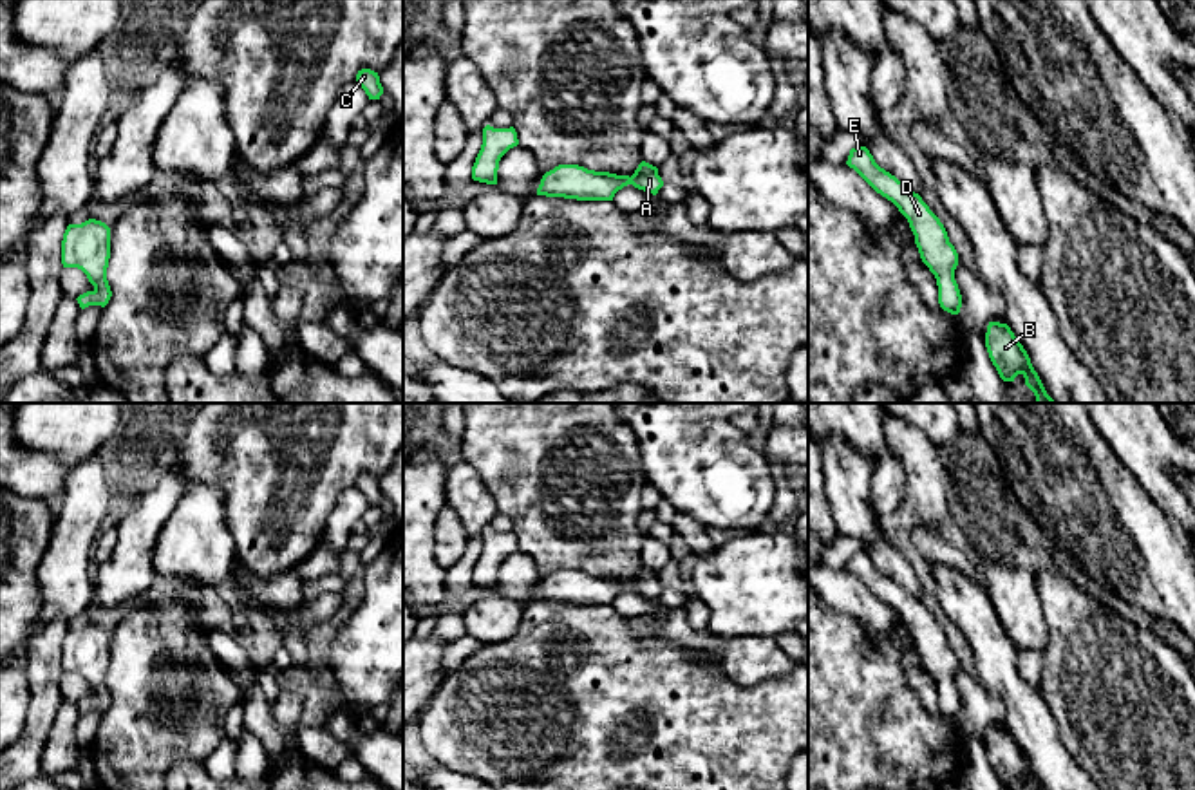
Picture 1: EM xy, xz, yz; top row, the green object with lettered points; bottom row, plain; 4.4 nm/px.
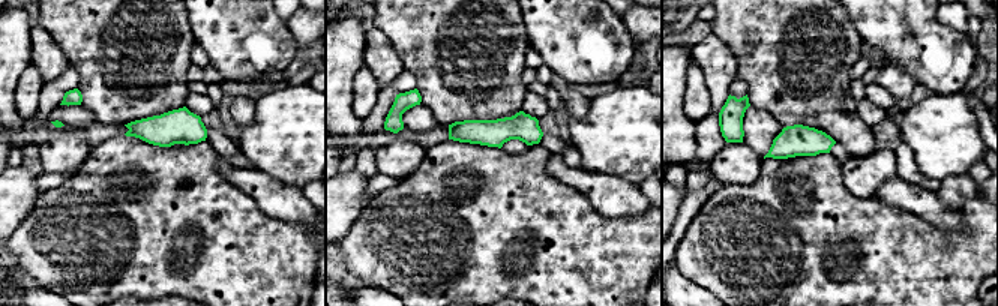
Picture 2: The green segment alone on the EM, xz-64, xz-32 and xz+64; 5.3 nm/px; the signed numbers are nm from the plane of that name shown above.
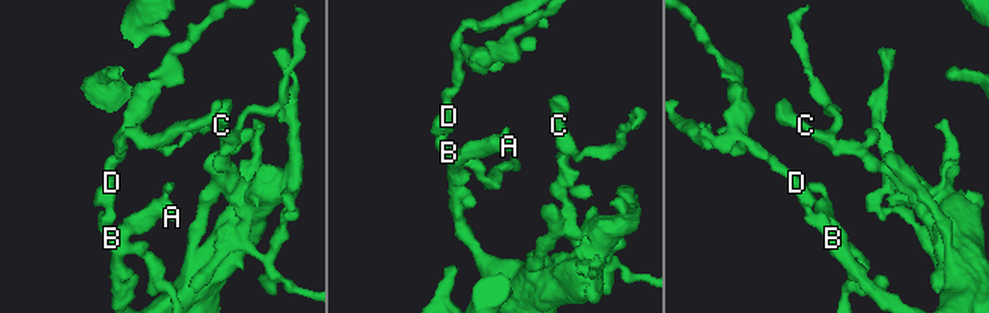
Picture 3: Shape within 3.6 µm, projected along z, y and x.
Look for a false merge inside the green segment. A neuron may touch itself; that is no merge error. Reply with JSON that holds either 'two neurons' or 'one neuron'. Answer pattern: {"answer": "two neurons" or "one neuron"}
{"answer": "two neurons"}

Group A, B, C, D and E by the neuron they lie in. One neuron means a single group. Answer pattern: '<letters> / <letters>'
A B C / D E

